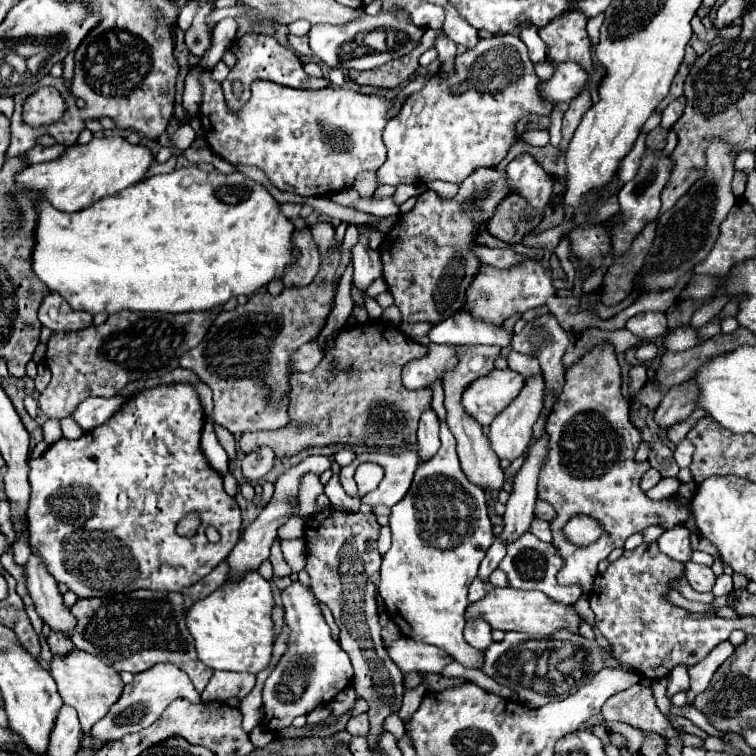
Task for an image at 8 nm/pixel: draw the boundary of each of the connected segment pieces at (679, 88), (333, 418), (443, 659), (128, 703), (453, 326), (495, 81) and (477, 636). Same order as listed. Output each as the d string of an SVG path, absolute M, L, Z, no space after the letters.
M684 63L681 64L677 74L675 75L675 78L673 79L670 92L667 98L665 98L665 100L663 100L661 104L659 104L659 108L657 108L657 112L659 112L659 110L664 110L667 107L667 104L671 102L671 100L675 100L681 95L683 95L684 83L690 72L690 67L691 66L688 64L684 64Z
M369 320L365 324L347 324L333 338L329 350L323 352L323 360L313 372L293 374L289 378L289 414L301 428L281 428L273 432L245 432L239 438L239 448L247 454L259 446L271 446L279 460L297 454L309 446L329 446L329 444L347 444L347 446L377 446L377 448L407 448L417 442L419 418L425 410L431 408L431 390L407 390L401 384L401 368L405 362L425 356L425 346L417 344L407 336L399 326L379 320Z
M401 636L399 640L389 642L389 644L383 642L383 648L403 674L409 674L409 672L439 674L449 662L453 662L445 650L441 650L437 646L423 644L423 642L409 640L405 636Z
M155 664L153 668L149 668L141 674L135 674L135 680L125 686L121 698L113 704L109 714L93 726L89 736L99 738L99 740L119 740L125 734L139 732L139 730L151 726L175 698L187 698L193 704L201 702L199 692L195 690L195 686L191 684L189 676L183 670L179 670L173 664Z
M465 310L435 324L427 338L437 344L495 344L499 348L511 346L511 334L505 332L503 326L477 320Z
M497 34L481 38L479 44L463 54L457 54L455 72L449 80L441 80L441 90L435 90L435 72L425 74L425 86L413 92L397 118L387 122L383 142L387 146L387 162L377 170L381 184L427 184L431 180L461 184L473 170L481 166L497 166L515 144L515 126L529 114L549 116L553 104L541 98L539 78L527 56L525 44L513 34Z
M481 618L467 620L463 636L465 636L467 644L471 644L473 648L479 648L479 650L489 648L489 644L493 642L491 640L491 626L485 620L481 620Z

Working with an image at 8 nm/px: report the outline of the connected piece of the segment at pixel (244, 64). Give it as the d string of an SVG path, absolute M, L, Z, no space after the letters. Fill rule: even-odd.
M245 34L241 36L231 50L237 54L237 64L231 68L227 80L223 80L223 88L225 88L225 98L229 102L231 110L239 110L247 100L249 100L249 86L253 80L271 80L275 84L285 84L289 88L303 88L303 90L321 90L321 88L329 88L331 82L325 78L315 78L305 74L303 64L299 62L299 58L293 54L293 50L281 46L273 36L265 36L265 34ZM239 80L243 84L243 92L239 96L233 94L233 82Z

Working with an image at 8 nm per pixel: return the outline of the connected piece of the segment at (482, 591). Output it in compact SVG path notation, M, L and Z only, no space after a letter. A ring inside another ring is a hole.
M475 578L475 580L471 582L471 588L469 588L469 602L481 600L491 588L493 588L491 584L485 584L485 582L481 582L479 578Z

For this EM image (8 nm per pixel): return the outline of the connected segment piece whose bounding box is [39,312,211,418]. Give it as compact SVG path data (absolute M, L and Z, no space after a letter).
M117 312L117 314L109 316L107 322L101 324L101 326L91 326L91 328L77 330L77 332L53 332L53 334L51 334L51 342L47 342L47 354L45 354L45 360L47 360L47 366L49 366L51 374L53 374L53 378L51 378L49 386L47 386L47 388L41 392L41 396L39 396L39 408L41 408L49 418L67 418L67 416L77 408L77 404L83 402L83 400L89 398L89 396L109 398L109 396L113 396L115 392L119 392L125 384L129 384L129 382L133 382L133 380L141 380L141 378L159 378L159 376L167 374L169 370L173 370L173 368L179 366L181 356L183 356L187 350L195 348L195 346L203 340L203 336L207 334L209 324L211 324L211 322L209 322L209 312L187 312L187 314L163 314L163 312Z

